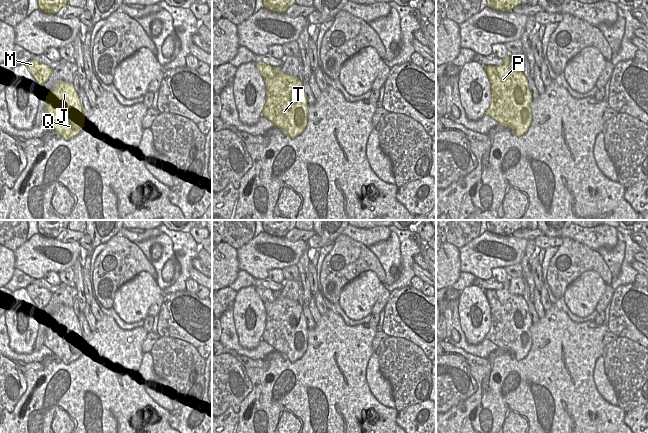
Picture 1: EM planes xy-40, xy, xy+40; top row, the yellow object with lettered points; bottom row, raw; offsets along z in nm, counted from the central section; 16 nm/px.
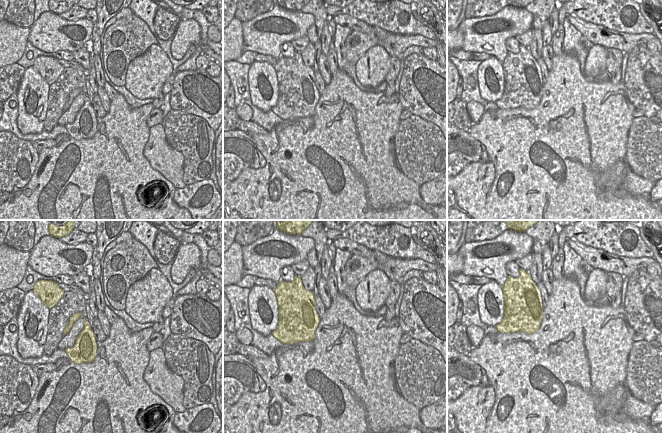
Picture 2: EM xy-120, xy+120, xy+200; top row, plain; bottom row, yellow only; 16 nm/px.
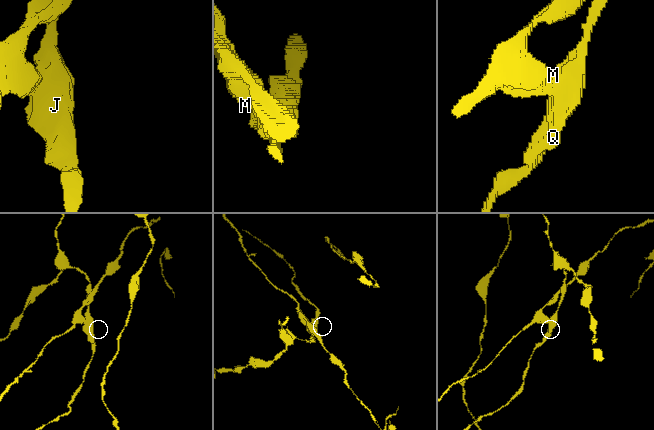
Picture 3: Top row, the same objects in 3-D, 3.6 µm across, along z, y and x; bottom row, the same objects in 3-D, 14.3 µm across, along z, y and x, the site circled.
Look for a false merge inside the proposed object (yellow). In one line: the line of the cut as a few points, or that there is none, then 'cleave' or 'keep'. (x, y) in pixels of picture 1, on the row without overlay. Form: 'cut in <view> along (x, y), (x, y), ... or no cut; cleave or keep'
cut in xy+40 along (496, 290), (488, 295), (489, 304); cleave

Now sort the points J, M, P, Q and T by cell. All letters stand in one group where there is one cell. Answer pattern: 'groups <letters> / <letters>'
groups J P Q T / M

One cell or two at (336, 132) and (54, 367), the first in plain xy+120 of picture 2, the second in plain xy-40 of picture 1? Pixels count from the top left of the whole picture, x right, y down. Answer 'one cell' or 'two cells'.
one cell

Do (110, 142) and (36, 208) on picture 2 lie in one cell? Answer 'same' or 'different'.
same

